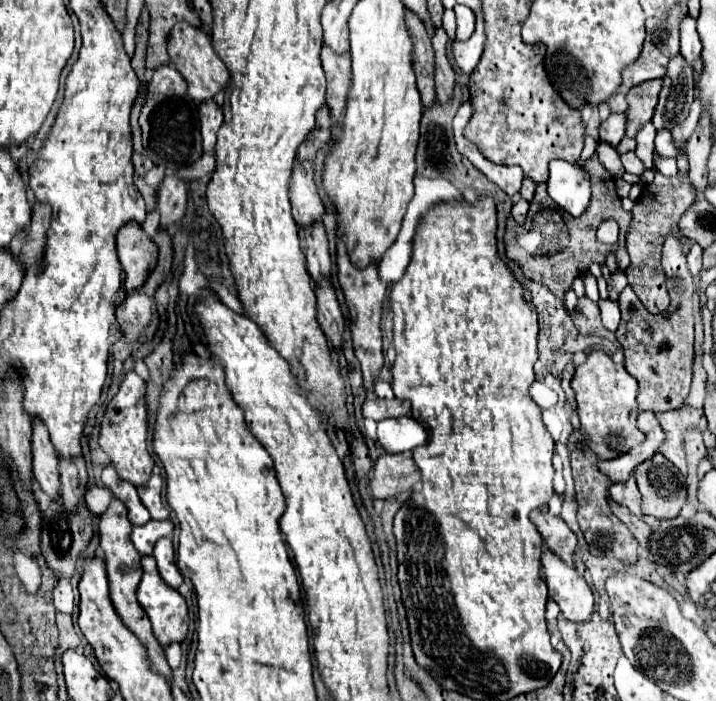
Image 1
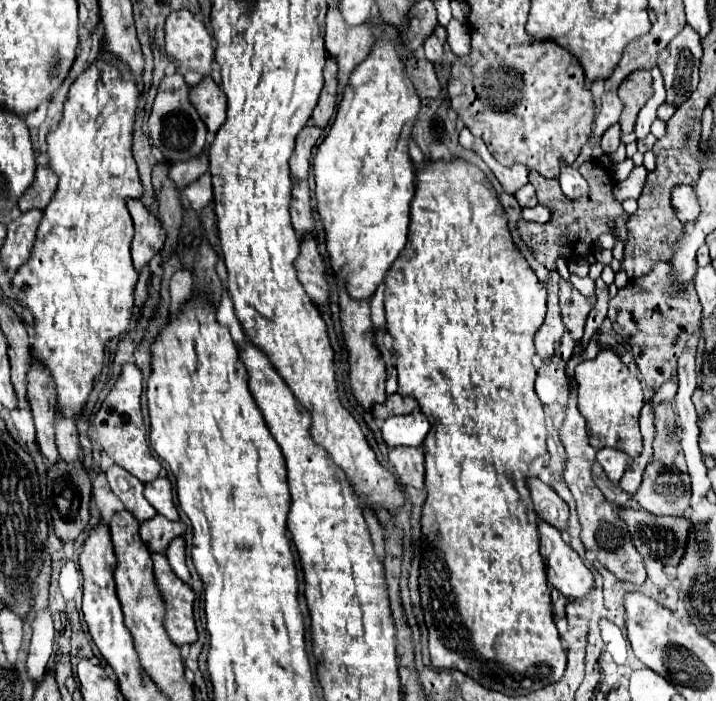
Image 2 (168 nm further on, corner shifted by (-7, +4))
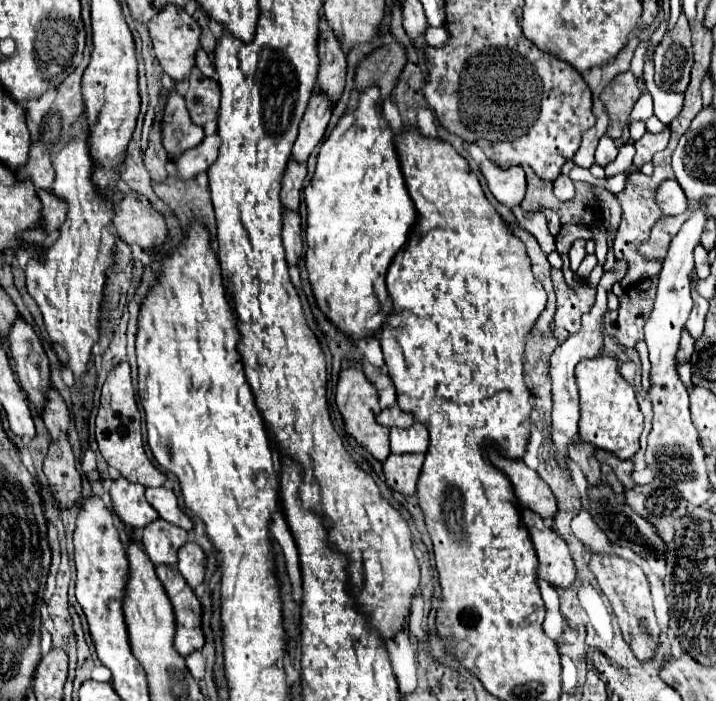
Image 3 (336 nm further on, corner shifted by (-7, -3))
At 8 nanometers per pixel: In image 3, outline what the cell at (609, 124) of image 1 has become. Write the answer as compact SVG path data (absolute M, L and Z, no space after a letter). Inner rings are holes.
M602 136L602 138L600 138L600 144L598 144L598 148L596 148L596 162L598 162L600 166L606 166L606 164L610 164L616 156L618 156L618 148L616 148L614 140L612 140L610 136Z

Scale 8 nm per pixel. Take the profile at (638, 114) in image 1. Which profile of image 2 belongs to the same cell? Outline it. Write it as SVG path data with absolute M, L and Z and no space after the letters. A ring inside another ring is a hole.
M638 69L636 73L630 73L618 87L618 97L624 103L624 111L620 115L620 127L622 133L628 135L634 131L636 115L644 107L644 103L652 95L652 77L648 69Z

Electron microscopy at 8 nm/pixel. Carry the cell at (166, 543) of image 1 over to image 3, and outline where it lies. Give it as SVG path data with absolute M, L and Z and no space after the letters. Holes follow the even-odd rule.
M186 542L178 550L178 572L186 578L190 588L196 588L204 580L204 552L198 544Z

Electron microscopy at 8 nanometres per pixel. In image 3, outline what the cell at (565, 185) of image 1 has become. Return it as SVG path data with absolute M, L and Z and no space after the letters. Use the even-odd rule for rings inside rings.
M560 176L556 182L554 182L554 194L556 198L560 200L572 200L576 196L576 188L574 188L574 182L568 178L568 176Z

